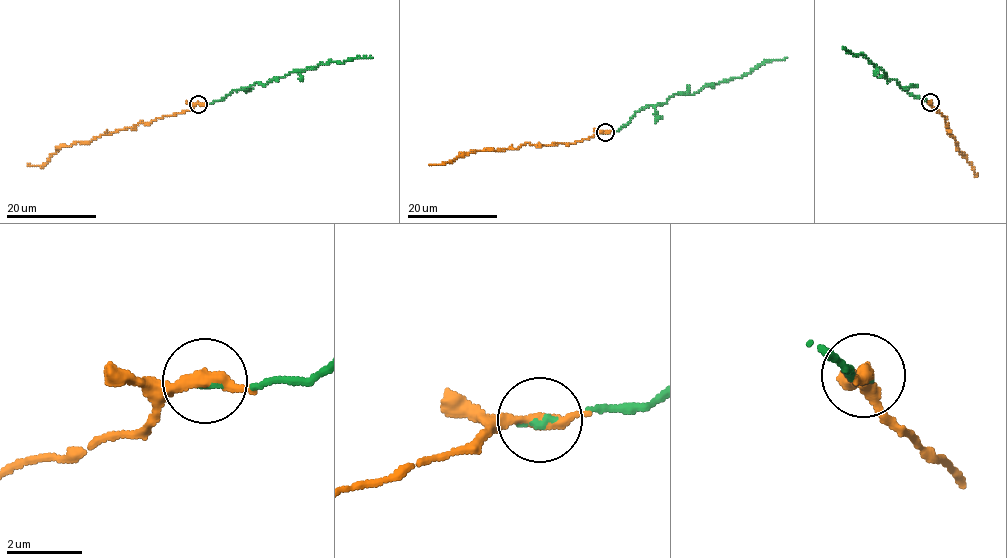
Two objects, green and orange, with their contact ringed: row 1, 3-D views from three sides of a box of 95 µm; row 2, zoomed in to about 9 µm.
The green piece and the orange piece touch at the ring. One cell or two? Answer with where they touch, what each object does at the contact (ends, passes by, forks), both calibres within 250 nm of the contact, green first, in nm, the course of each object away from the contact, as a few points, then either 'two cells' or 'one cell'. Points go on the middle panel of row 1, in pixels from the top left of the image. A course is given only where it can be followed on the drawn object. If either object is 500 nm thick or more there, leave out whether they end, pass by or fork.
place (605, 132); green ends; orange passes by; calibres 110 and 320 nm; course green (606, 131), (619, 130), (636, 112), (672, 96), (694, 94), (786, 58); course orange (606, 131), (571, 144), (526, 143), (517, 148), (478, 150), (448, 163), (429, 165); one cell

